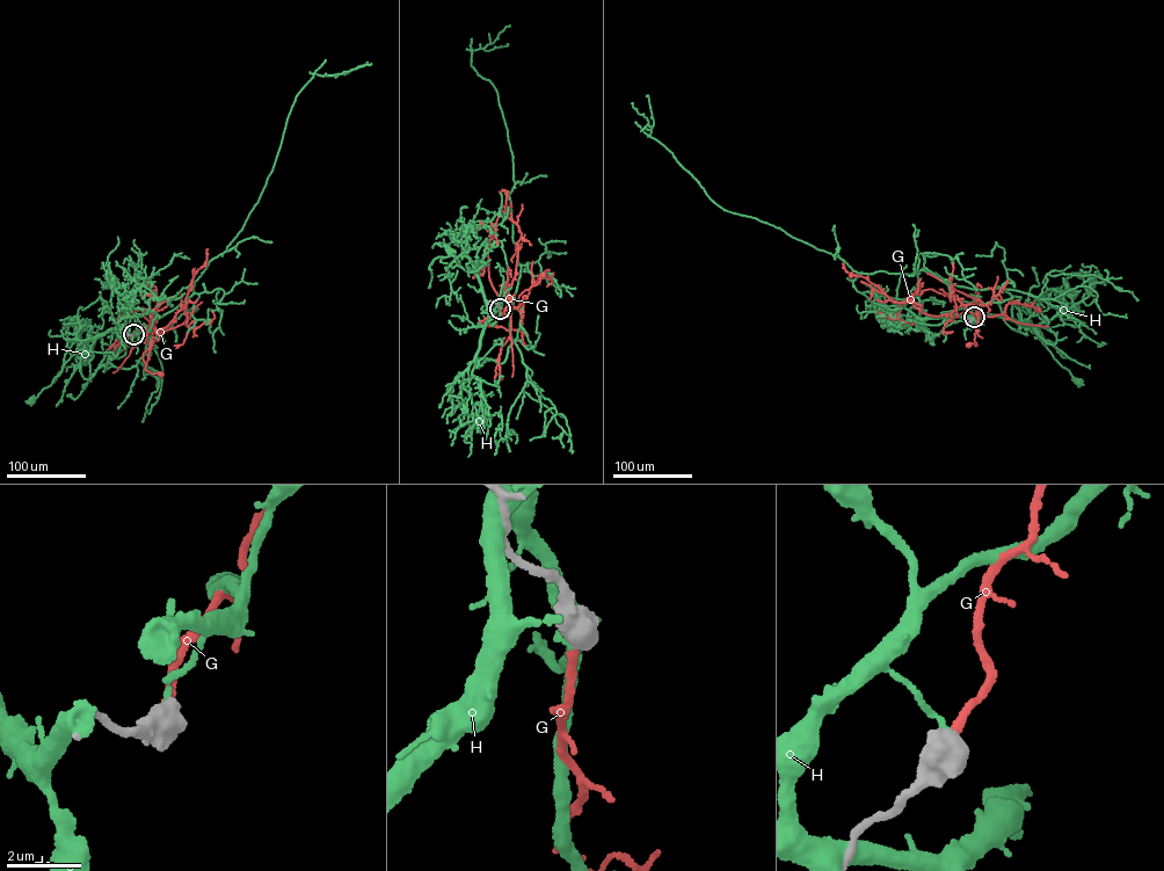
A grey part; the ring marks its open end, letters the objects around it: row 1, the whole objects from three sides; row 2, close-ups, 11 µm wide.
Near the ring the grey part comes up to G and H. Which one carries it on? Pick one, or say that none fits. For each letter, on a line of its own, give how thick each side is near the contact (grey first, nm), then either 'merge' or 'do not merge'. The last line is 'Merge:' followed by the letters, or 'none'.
G: 460/200 nm | merge
H: 480/160 nm | do not merge
Merge: G

